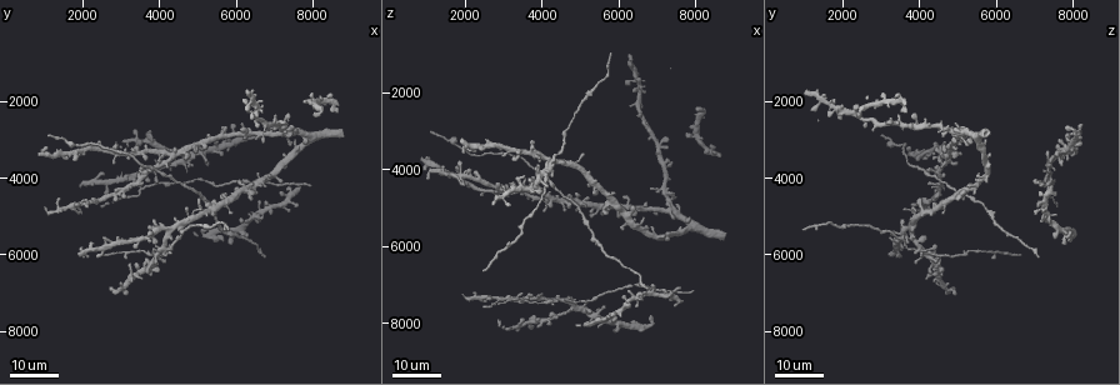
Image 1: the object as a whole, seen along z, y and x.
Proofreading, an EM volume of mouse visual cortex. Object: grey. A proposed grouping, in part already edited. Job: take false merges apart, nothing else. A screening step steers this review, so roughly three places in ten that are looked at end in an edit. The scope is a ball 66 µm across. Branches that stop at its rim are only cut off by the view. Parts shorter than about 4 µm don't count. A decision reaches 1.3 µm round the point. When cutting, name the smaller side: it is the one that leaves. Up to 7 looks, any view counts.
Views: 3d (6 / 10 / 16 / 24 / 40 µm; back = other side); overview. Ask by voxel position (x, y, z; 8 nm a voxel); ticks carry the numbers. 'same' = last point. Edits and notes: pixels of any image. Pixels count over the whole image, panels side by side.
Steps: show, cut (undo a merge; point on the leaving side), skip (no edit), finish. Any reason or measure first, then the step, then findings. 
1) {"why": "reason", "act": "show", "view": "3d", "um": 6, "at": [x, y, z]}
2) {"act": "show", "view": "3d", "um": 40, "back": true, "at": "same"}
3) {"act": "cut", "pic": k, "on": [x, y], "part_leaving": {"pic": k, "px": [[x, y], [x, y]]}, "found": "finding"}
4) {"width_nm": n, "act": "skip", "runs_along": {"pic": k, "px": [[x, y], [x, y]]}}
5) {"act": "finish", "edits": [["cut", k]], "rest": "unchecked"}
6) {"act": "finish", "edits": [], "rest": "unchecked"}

{"why": "a fork", "act": "show", "view": "3d", "um": 24, "at": [3900, 3750, 4050]}

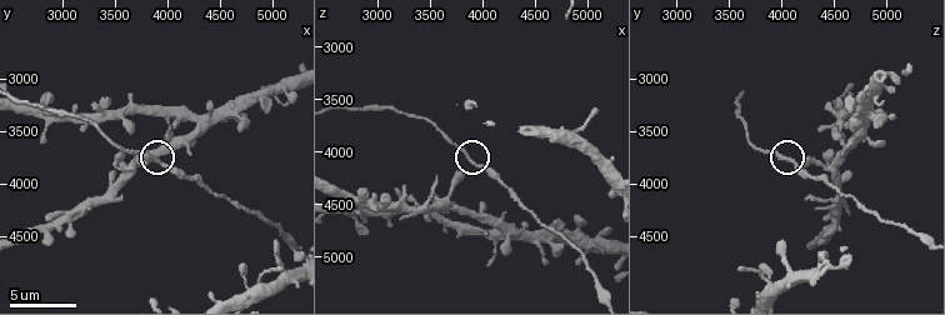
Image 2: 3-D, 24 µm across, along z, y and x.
{"act": "show", "view": "3d", "um": 6, "at": [3880, 3760, 4060]}

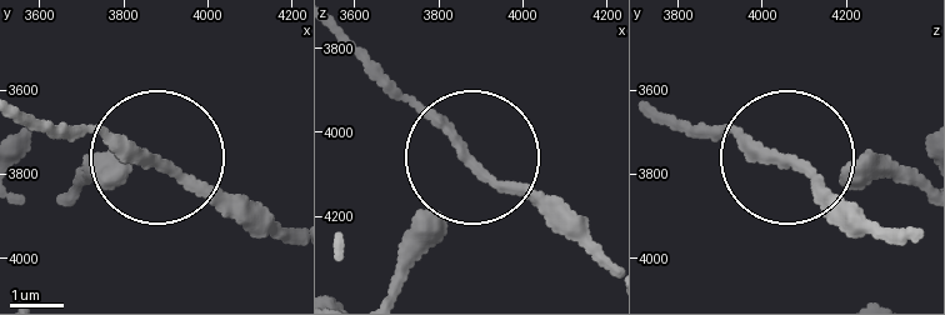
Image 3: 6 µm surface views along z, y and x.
{"why": "other side", "act": "show", "view": "3d", "um": 6, "back": true, "at": [3880, 3780, 4085]}

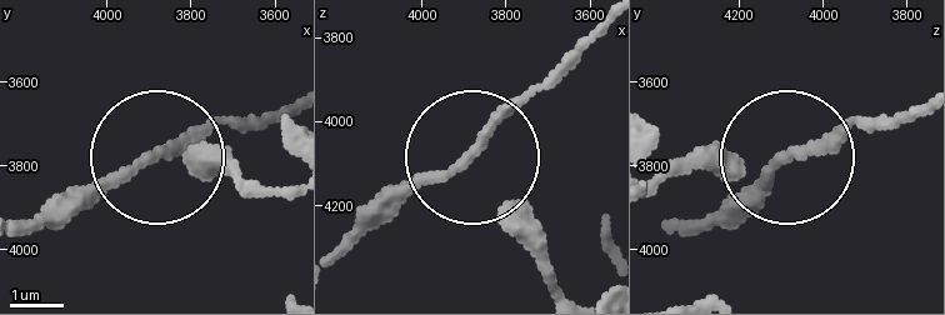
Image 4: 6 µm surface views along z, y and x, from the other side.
{"width_nm": 150, "act": "skip", "runs_along": {"pic": 4, "px": [[688, 229], [760, 170], [916, 108]]}, "found": "all the same cell"}

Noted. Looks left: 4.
{"why": "looks like a crossing", "act": "show", "view": "3d", "um": 24, "at": [4250, 5900, 3950]}

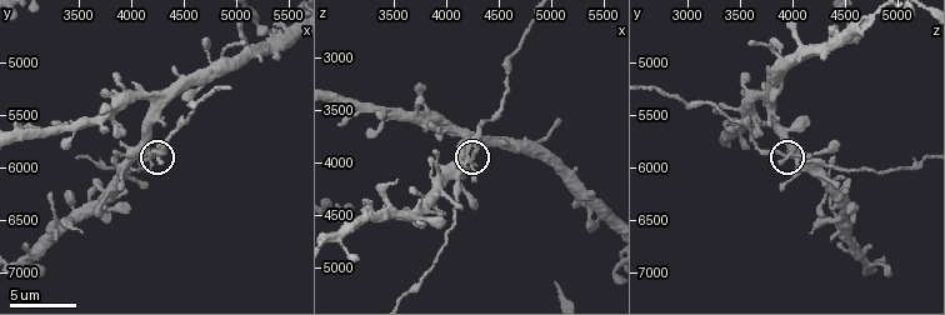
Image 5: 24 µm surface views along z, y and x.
{"why": "closer look", "act": "show", "view": "3d", "um": 6, "at": [4240, 5860, 3960]}

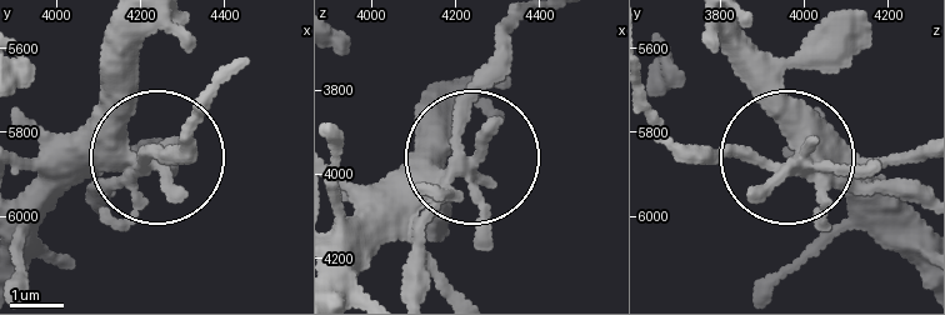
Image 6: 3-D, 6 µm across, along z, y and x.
{"width_nm": 250, "act": "skip", "found": "continuous, no second cell"}

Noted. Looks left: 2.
{"act": "show", "view": "3d", "um": 24, "at": [3550, 4200, 7450]}

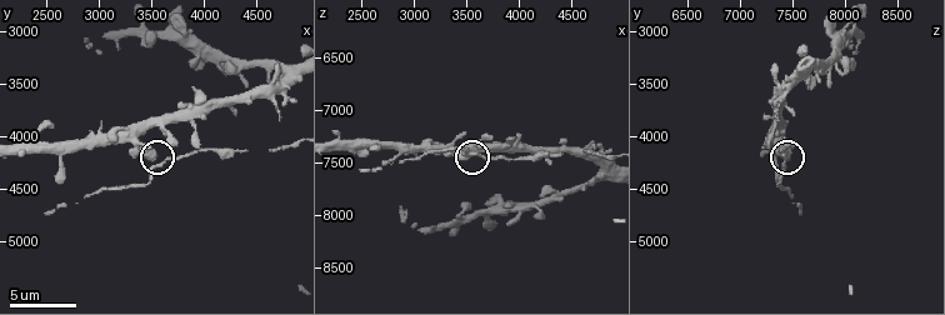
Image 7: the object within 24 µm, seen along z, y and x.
{"act": "show", "view": "3d", "um": 10, "at": [3540, 4260, 7440]}

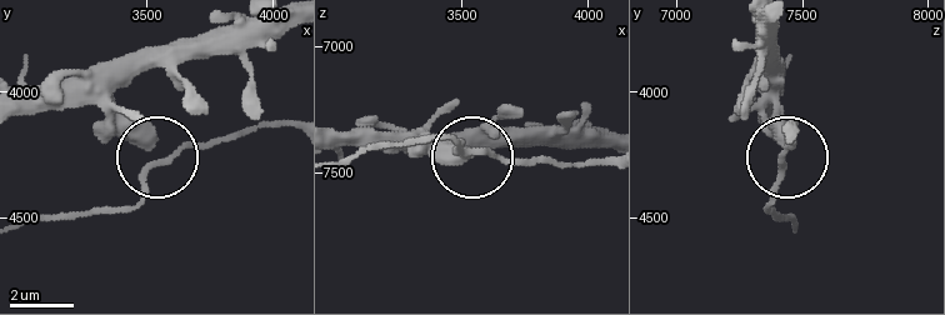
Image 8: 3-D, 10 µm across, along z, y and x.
{"act": "skip", "runs_along": {"pic": 8, "px": [[605, 159], [573, 166], [500, 159], [459, 150], [438, 134]]}, "found": "all the same cell"}

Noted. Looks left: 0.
{"act": "finish", "edits": [], "rest": "unchecked"}

